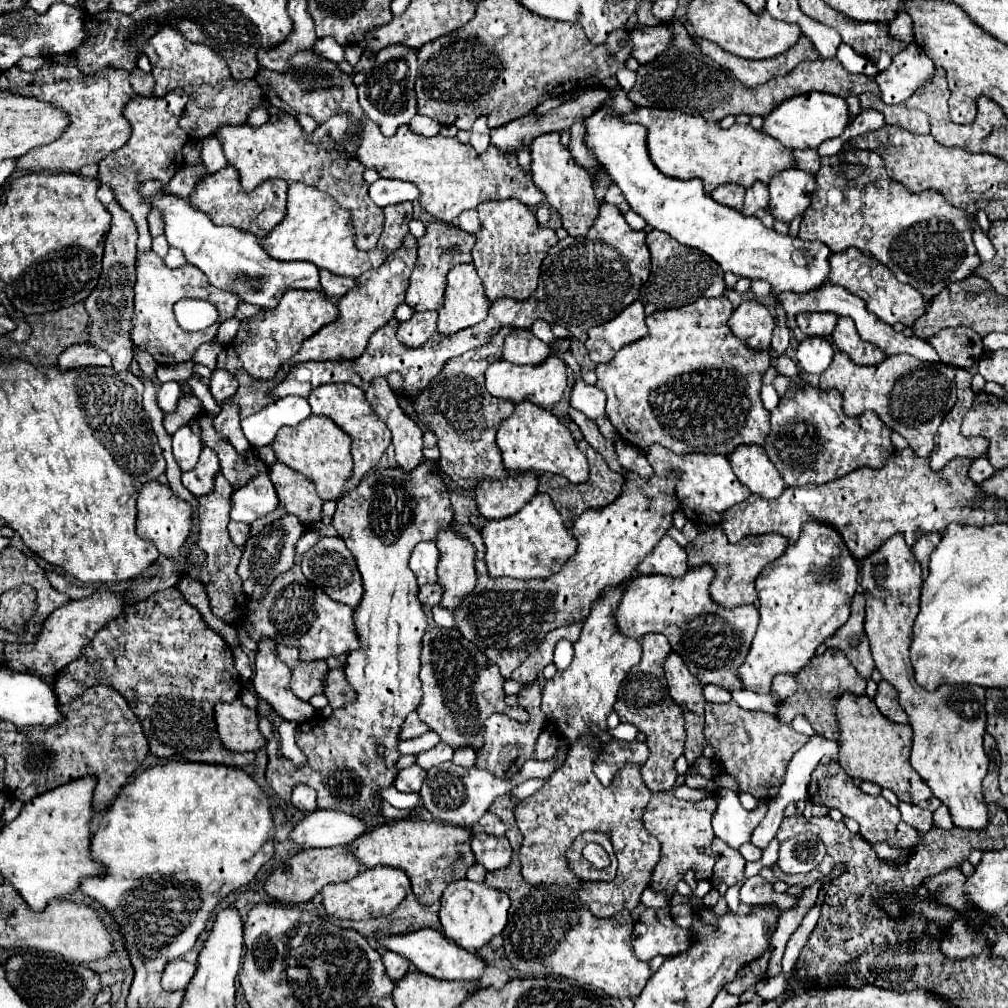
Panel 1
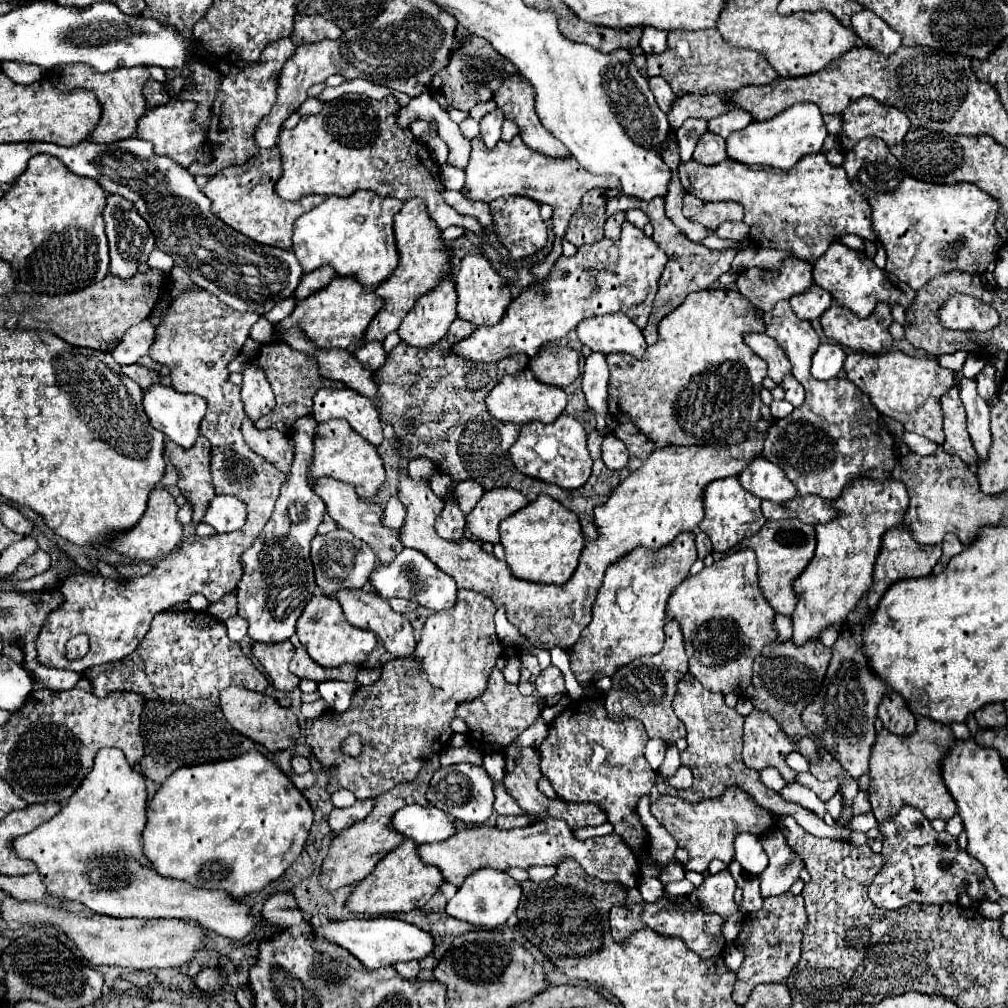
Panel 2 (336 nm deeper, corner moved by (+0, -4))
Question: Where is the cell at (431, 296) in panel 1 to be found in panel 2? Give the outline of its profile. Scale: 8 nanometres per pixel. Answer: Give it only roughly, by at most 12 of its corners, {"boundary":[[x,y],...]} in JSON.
{"boundary":[[452,277],[422,295],[398,335],[426,349],[456,319]]}

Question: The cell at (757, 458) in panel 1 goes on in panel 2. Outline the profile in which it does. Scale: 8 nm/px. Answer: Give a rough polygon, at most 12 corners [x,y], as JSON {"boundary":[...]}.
{"boundary":[[756,457],[740,485],[760,499],[786,503],[798,495],[782,467]]}

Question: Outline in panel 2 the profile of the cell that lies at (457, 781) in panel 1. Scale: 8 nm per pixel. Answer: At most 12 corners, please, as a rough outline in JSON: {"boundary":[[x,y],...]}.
{"boundary":[[472,763],[440,767],[426,799],[466,825],[488,821],[494,785]]}

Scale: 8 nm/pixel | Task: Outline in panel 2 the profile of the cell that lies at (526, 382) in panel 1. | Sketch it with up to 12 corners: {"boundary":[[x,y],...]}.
{"boundary":[[530,369],[502,377],[488,393],[498,421],[552,423],[566,407],[560,387]]}

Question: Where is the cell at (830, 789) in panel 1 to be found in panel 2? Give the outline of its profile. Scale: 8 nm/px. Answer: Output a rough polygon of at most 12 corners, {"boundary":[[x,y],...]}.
{"boundary":[[902,807],[870,901],[1000,901],[980,861]]}

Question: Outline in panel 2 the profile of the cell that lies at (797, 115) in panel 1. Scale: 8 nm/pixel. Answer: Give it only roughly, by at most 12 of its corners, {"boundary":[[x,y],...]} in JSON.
{"boundary":[[814,105],[752,121],[726,139],[744,165],[792,169],[828,131]]}

